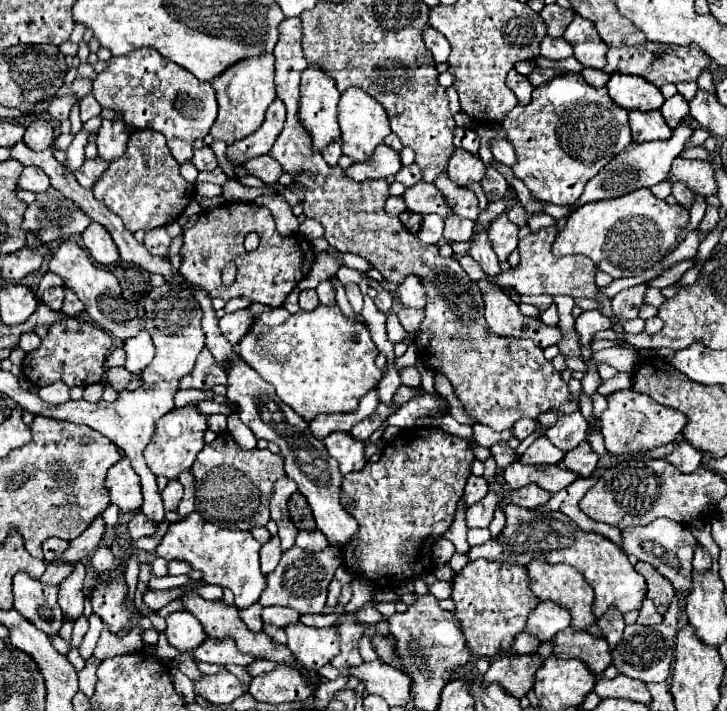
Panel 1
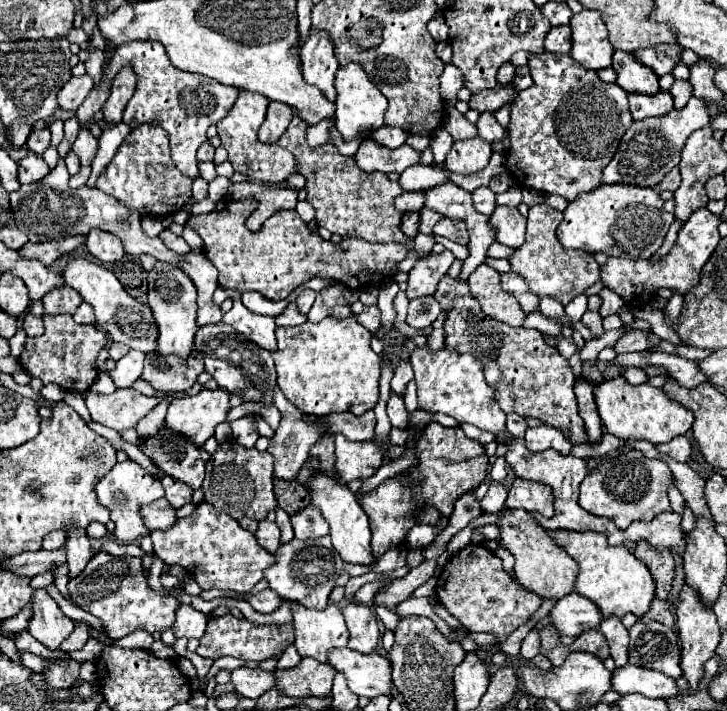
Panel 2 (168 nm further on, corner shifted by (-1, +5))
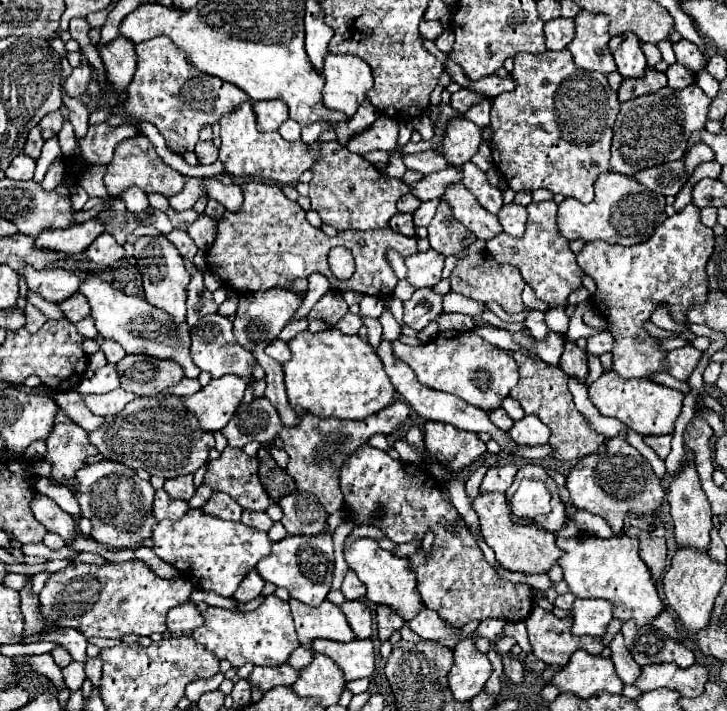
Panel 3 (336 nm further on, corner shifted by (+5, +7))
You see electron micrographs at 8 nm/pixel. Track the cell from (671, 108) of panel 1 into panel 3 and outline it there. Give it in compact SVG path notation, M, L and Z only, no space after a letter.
M673 63L667 69L667 79L669 79L669 87L673 89L683 89L687 85L691 85L695 81L695 75L681 63Z

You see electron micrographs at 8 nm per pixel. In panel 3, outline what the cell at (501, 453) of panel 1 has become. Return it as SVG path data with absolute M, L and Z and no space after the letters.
M463 333L451 339L437 337L417 347L393 341L393 351L415 371L419 383L435 391L447 391L459 395L467 403L481 409L497 409L519 379L515 359L511 359L509 353L493 347L475 333Z

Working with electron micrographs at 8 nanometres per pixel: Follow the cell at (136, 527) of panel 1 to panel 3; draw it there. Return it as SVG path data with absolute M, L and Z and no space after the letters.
M157 489L157 493L155 493L155 505L153 505L153 515L155 515L159 521L161 521L161 519L179 521L187 511L189 511L189 503L187 503L187 501L173 499L173 497L169 497L163 489Z

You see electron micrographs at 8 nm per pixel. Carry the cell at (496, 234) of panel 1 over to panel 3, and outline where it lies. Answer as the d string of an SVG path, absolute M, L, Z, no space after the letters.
M511 203L511 205L503 205L501 211L497 213L503 231L513 235L513 237L521 237L525 233L525 223L527 223L527 209L523 205Z

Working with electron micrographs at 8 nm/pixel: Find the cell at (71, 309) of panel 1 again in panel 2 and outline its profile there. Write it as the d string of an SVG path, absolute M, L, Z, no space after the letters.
M81 301L81 305L77 307L77 311L73 313L73 319L77 323L95 323L93 321L93 307L89 307L85 301Z

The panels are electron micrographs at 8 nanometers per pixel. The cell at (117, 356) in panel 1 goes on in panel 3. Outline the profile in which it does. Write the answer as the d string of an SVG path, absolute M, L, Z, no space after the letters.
M103 341L101 349L103 349L109 363L119 363L125 357L123 347L119 347L119 343L115 343L115 341Z

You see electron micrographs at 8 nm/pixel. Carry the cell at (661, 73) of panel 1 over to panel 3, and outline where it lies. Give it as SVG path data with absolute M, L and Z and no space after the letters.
M641 43L643 47L643 53L645 53L645 59L647 59L647 65L649 67L655 67L659 61L661 61L661 53L659 53L659 49L653 45L653 43Z

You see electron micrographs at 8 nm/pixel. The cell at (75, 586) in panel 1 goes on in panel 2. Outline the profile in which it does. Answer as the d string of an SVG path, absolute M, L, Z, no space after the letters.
M67 529L67 565L69 565L69 579L77 577L89 559L93 557L89 537L85 533L77 533L77 529Z

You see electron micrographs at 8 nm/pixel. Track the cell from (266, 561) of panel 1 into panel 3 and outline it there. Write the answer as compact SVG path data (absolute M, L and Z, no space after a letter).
M243 511L241 515L241 521L249 527L255 527L255 529L261 529L261 531L269 531L269 527L273 525L271 517L267 513L259 513L259 511Z

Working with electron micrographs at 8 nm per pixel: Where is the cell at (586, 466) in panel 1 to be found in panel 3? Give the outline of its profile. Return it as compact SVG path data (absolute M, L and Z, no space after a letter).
M563 333L561 335L563 341L565 341L565 349L563 349L563 357L561 357L561 363L559 367L569 375L569 377L575 377L579 381L585 381L587 377L587 353L583 349L579 349L573 341L567 339L567 335Z

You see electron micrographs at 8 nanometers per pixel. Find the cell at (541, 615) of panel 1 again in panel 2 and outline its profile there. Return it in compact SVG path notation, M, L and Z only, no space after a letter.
M571 593L569 597L559 599L553 609L549 611L551 625L557 629L559 635L581 635L599 625L601 613L593 601L581 597L579 593Z

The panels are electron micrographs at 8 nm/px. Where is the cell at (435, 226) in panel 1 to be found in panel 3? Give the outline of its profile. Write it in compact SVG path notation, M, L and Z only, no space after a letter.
M433 199L433 201L423 201L421 207L413 213L413 223L415 223L415 227L427 227L427 225L431 223L433 215L435 215L437 205L439 205L439 201L435 201L435 199Z

